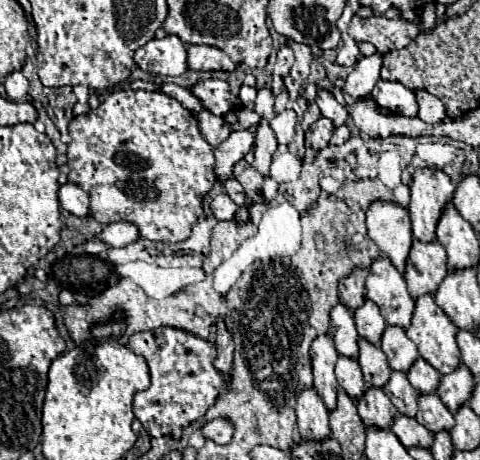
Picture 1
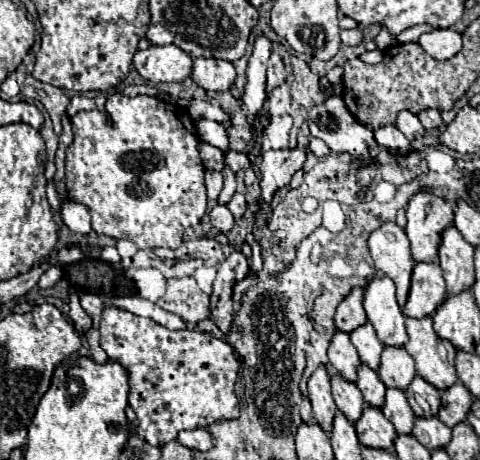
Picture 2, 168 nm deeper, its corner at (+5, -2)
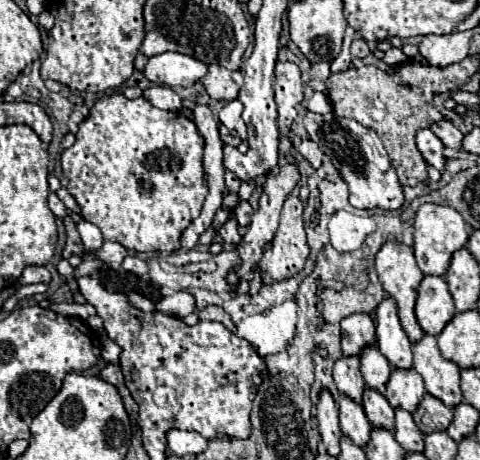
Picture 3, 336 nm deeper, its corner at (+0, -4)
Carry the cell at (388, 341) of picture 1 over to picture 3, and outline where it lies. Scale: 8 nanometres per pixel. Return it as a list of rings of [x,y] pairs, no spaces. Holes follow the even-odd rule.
[[[395,368],[391,372],[385,398],[389,400],[389,404],[393,404],[393,408],[405,408],[409,412],[415,412],[423,394],[425,394],[423,378],[415,368],[409,370]]]

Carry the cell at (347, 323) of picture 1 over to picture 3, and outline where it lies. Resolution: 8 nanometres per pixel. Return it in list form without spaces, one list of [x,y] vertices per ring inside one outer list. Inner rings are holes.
[[[341,356],[333,366],[333,380],[335,380],[339,392],[361,402],[361,396],[365,390],[365,380],[359,370],[359,356]]]

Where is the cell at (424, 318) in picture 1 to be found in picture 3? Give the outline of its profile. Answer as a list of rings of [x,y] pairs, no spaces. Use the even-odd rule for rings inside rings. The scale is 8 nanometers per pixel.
[[[425,334],[413,344],[413,368],[423,376],[425,390],[431,396],[437,396],[449,406],[463,402],[459,390],[459,366],[441,356],[435,336]]]

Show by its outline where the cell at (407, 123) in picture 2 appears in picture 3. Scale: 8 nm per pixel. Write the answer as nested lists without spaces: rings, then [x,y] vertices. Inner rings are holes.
[[[421,128],[417,130],[415,134],[415,140],[417,140],[417,148],[419,152],[423,154],[423,158],[437,170],[443,172],[443,166],[445,166],[445,156],[443,156],[443,142],[429,130],[429,128]]]

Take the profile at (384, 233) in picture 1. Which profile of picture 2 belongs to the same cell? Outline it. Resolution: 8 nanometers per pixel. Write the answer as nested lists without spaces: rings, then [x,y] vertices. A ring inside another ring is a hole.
[[[384,222],[378,230],[370,234],[368,248],[376,270],[394,280],[398,304],[400,308],[404,308],[410,290],[412,268],[416,266],[410,256],[410,242],[406,232],[396,222]]]

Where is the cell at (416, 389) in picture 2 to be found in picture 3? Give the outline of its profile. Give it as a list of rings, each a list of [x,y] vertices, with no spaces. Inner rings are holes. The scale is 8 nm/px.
[[[425,394],[423,400],[419,402],[417,410],[413,412],[413,420],[423,434],[429,434],[435,430],[445,430],[453,420],[453,408],[445,406],[439,398]]]

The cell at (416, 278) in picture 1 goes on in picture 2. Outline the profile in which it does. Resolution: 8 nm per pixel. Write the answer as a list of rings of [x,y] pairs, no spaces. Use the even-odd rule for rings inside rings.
[[[416,264],[412,272],[412,286],[404,314],[408,318],[434,316],[438,306],[446,300],[446,282],[442,278],[442,268],[438,264]]]

